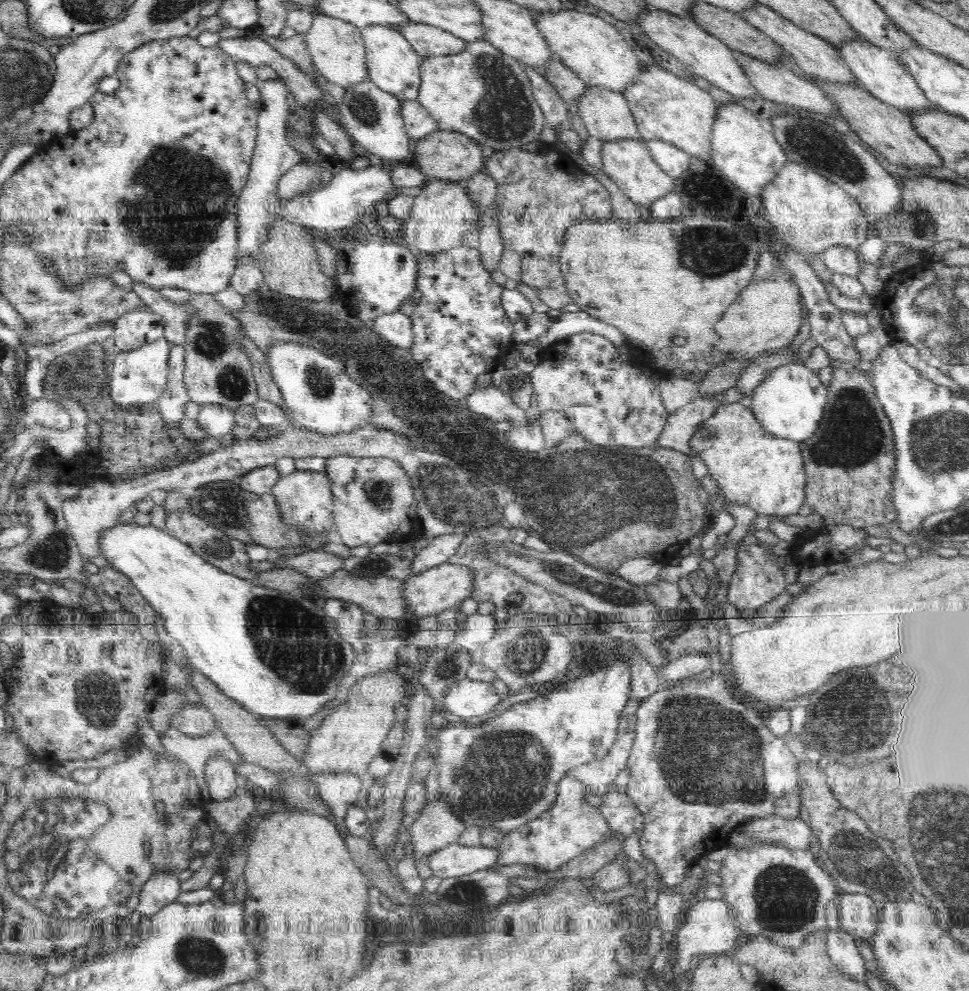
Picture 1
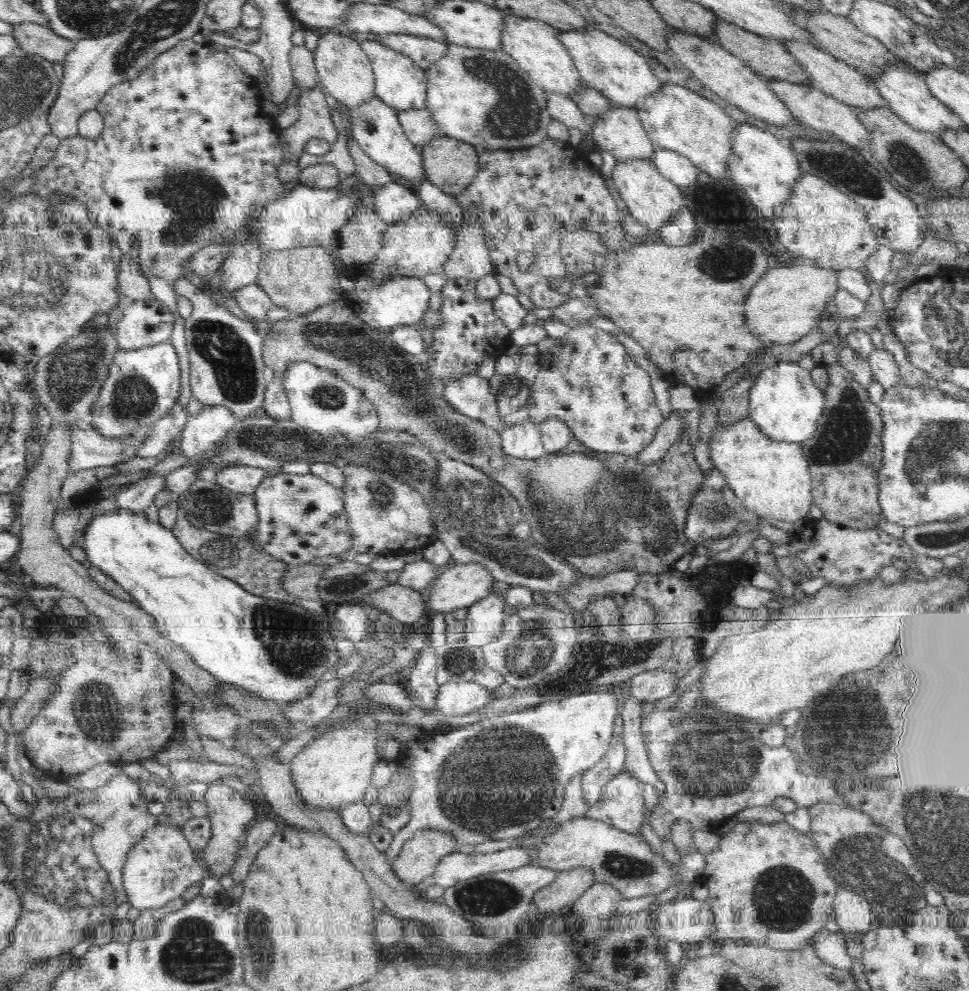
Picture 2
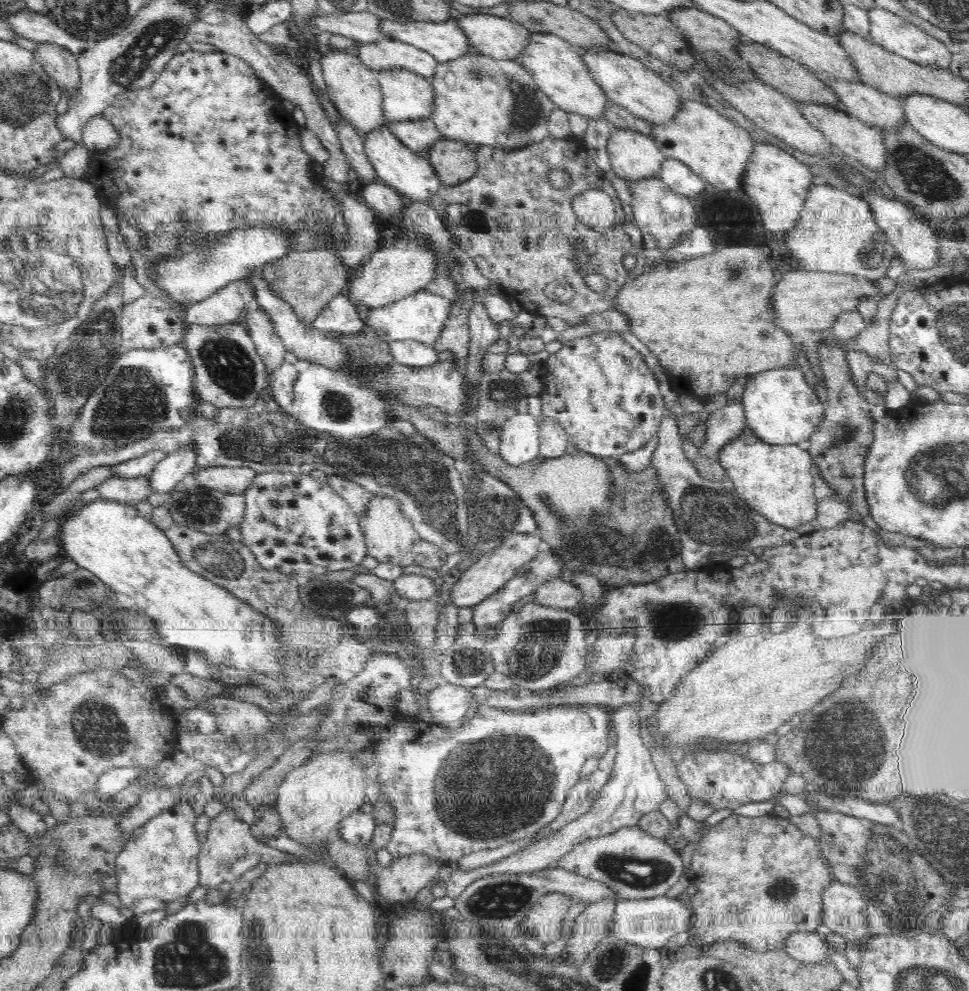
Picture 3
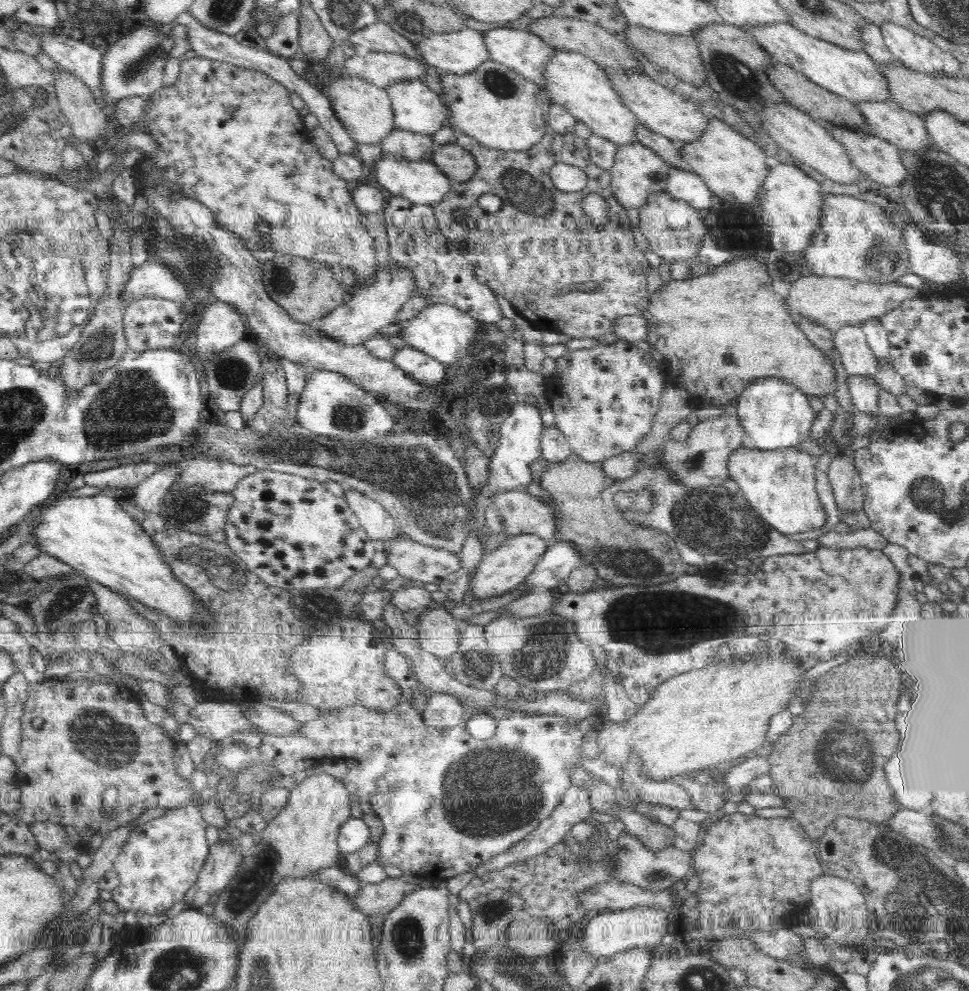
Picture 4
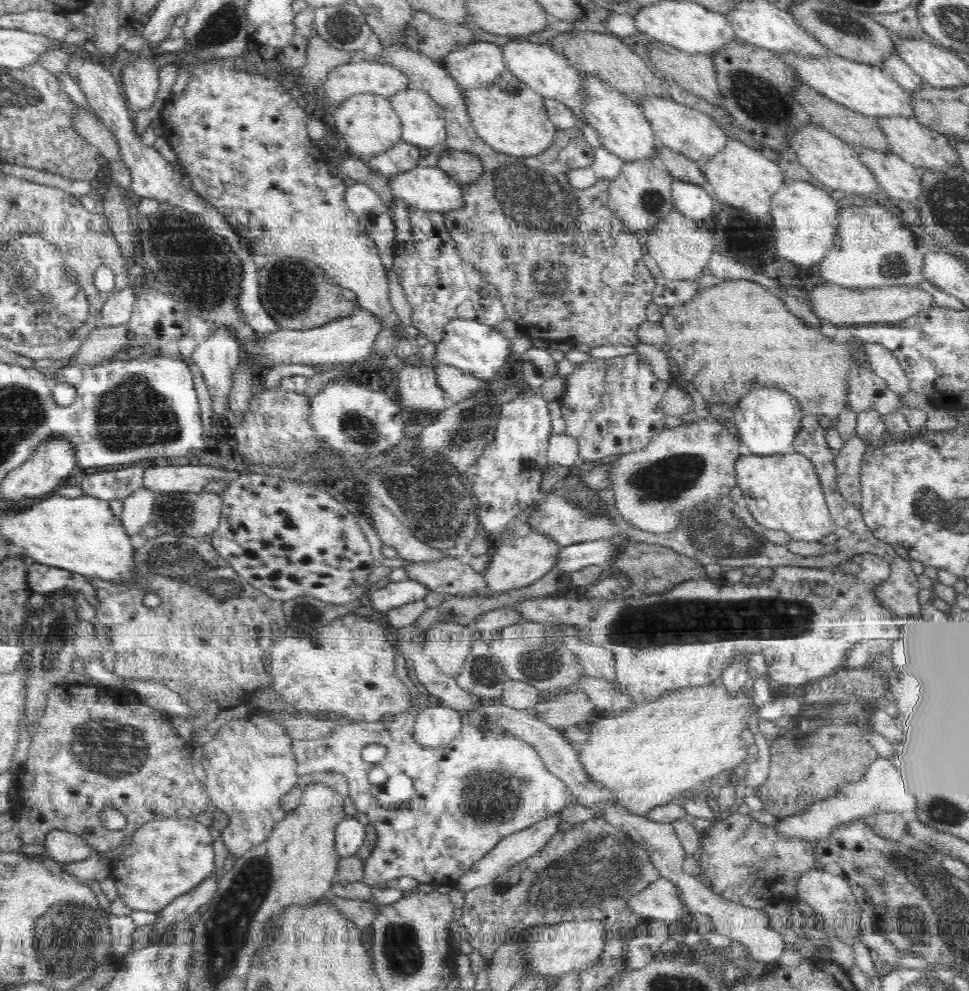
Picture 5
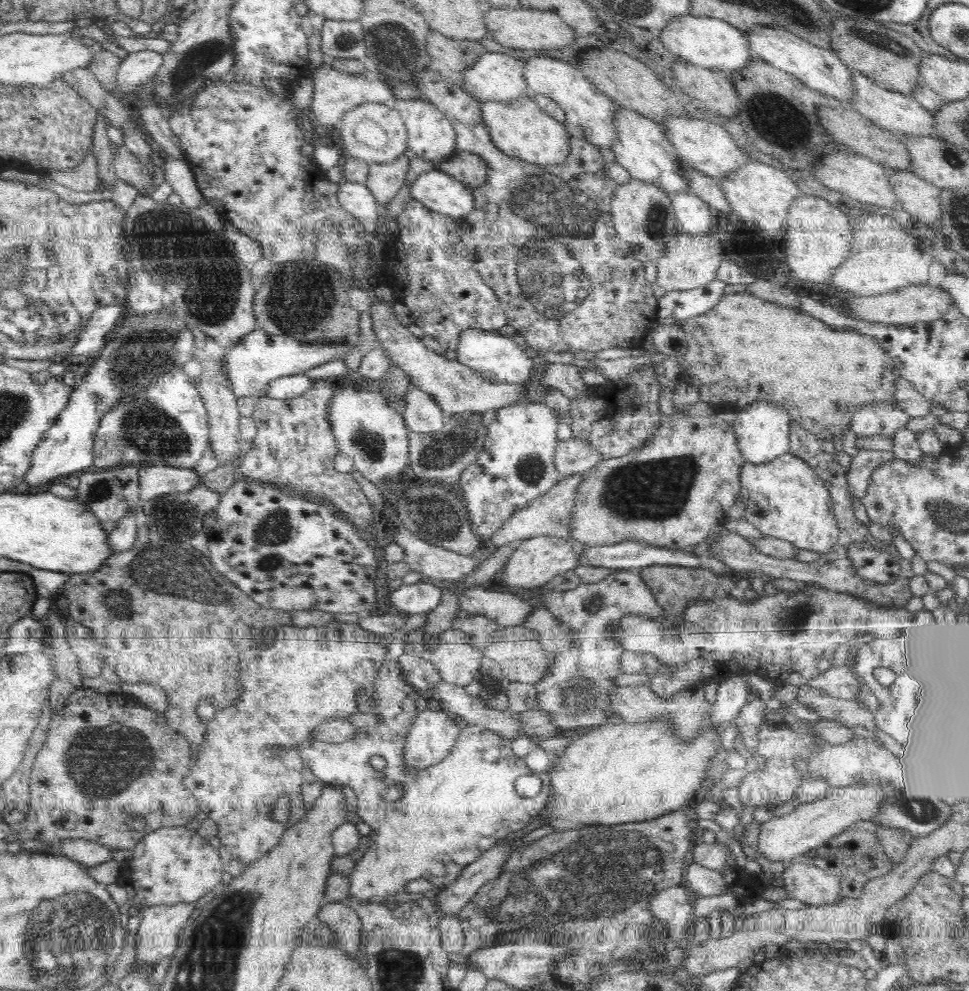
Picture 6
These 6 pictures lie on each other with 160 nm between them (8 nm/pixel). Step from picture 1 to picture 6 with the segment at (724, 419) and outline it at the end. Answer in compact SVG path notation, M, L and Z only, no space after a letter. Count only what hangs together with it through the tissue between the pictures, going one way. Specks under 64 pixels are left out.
M788 452L762 464L746 462L740 480L742 498L748 498L746 520L766 537L786 540L797 548L828 554L839 537L837 519L826 485L816 471L801 458Z

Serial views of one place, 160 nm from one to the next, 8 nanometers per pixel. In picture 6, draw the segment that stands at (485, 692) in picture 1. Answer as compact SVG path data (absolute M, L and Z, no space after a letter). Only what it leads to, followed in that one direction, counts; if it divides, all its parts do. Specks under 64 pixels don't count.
M434 705L418 712L405 740L405 768L420 772L442 762L461 730L453 716Z

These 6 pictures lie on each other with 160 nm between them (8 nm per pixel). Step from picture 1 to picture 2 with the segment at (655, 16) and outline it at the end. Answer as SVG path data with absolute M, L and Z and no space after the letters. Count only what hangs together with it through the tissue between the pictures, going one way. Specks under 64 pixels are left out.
M669 26L667 40L670 51L694 74L694 77L704 87L726 100L730 106L734 108L737 106L751 117L755 116L768 124L774 124L774 126L788 126L790 128L798 121L790 109L769 88L768 79L756 75L747 66L747 63L725 50L715 39L688 36Z

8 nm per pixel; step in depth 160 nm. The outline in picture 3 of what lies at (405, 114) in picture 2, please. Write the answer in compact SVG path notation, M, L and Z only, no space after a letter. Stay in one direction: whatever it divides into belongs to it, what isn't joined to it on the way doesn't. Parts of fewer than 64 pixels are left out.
M432 117L388 122L387 127L402 144L418 154L425 153L431 145L442 138Z

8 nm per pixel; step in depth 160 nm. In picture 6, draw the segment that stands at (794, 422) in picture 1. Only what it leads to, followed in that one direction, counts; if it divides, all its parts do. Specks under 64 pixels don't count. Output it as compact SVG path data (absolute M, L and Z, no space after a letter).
M761 399L739 409L732 427L741 455L748 463L762 464L788 453L791 422L792 416L777 402L766 402Z

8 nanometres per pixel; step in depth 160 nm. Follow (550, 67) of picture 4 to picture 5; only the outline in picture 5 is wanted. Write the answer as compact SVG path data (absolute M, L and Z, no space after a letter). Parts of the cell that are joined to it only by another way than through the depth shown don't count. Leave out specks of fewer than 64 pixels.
M581 72L581 74L585 78L585 88L587 89L584 104L582 104L582 115L600 135L603 147L620 159L624 159L625 163L636 163L647 159L657 161L654 156L657 154L658 139L654 136L654 131L644 116L642 107L632 102L626 95L622 95L614 87L604 83L602 79L592 77L585 72Z

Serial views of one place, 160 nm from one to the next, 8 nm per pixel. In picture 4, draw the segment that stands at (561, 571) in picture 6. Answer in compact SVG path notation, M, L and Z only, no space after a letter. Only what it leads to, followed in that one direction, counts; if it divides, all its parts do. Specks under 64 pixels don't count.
M520 534L507 537L496 549L485 552L480 565L474 570L472 582L469 583L474 600L500 596L522 585L534 571L536 564L539 564L540 558L548 547L549 545L536 534Z

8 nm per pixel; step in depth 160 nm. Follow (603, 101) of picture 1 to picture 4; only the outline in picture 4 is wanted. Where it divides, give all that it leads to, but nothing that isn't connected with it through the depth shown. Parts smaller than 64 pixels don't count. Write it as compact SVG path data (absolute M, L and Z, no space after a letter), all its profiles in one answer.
M632 142L628 146L620 146L616 154L614 167L609 171L611 174L611 189L615 199L626 210L635 208L637 211L650 200L650 194L666 192L668 172L672 167L662 160L653 150L646 148L639 142Z

